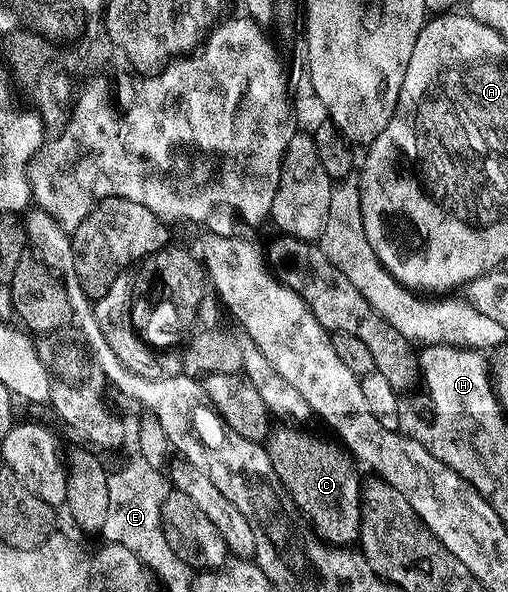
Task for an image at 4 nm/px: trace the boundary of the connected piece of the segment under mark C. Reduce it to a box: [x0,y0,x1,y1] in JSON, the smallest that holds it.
[266,430,362,548]

